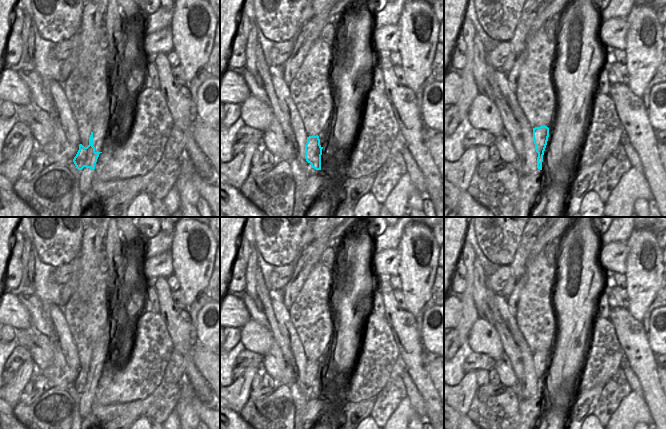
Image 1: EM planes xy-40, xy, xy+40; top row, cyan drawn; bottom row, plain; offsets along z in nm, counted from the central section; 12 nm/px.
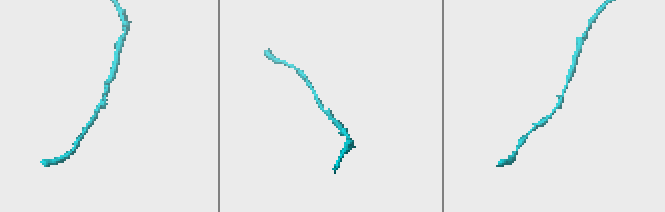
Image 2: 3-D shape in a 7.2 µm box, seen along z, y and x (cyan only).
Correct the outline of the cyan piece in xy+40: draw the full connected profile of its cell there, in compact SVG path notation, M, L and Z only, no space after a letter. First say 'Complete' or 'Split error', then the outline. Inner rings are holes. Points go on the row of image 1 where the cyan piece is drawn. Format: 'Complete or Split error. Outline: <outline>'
Complete. Outline: M540 126L533 128L533 142L535 150L538 153L537 168L542 170L543 155L549 137L549 128L547 126Z

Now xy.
Complete. Outline: M319 136L307 137L305 145L305 159L311 164L311 168L321 170L321 155L323 147L320 145Z

